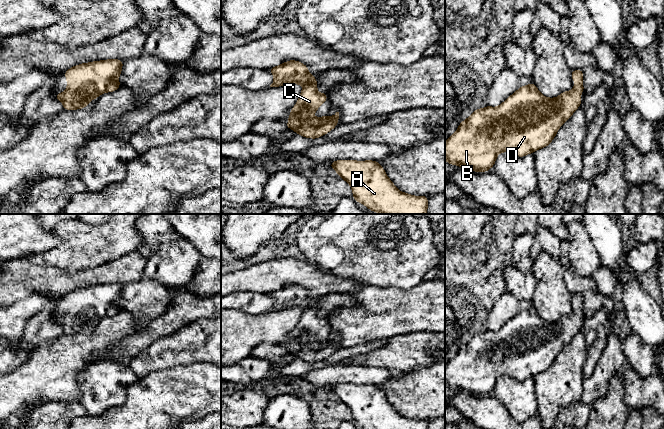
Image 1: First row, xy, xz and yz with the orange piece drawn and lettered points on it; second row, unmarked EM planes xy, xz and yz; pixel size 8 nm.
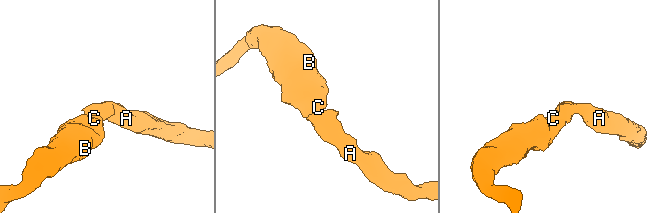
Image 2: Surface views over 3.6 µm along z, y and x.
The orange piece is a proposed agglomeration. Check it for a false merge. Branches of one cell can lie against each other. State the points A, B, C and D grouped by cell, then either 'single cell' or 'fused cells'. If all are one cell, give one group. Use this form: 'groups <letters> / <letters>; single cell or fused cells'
groups A B C D; single cell

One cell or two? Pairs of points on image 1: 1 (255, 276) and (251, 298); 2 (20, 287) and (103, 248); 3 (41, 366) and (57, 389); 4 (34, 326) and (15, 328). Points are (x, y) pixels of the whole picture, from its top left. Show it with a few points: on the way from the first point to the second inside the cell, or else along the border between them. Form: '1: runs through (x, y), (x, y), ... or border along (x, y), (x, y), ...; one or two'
1: border along (268, 292), (235, 290), (231, 293); two
2: border along (37, 264), (59, 267), (67, 271), (84, 268); two
3: runs through (47, 372), (57, 383); one
4: border along (41, 310), (27, 322), (22, 339); two

